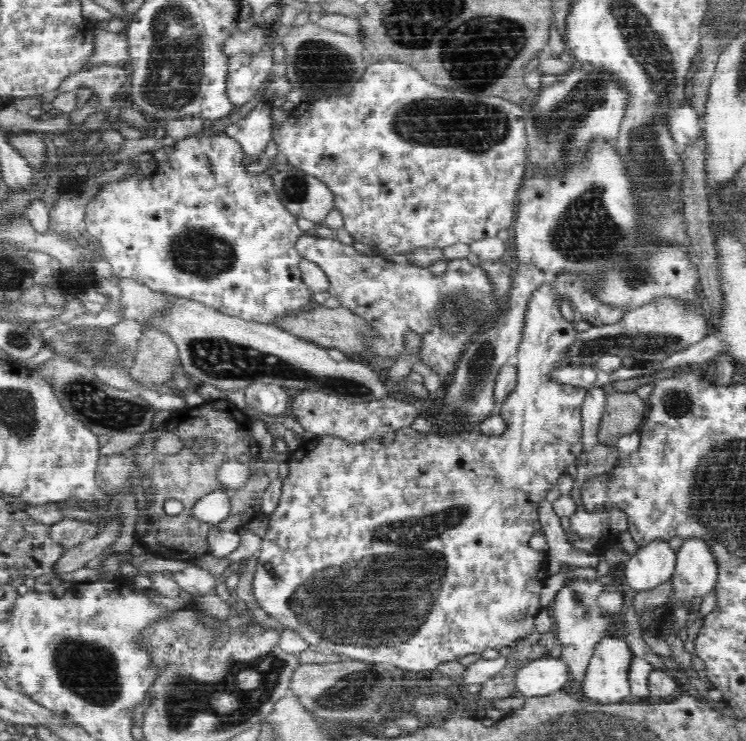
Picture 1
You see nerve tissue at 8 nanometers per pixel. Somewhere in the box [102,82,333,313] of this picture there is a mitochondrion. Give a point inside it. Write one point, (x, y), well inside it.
(200, 252)

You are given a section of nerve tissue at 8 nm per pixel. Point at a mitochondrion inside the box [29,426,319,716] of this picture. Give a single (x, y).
(88, 669)

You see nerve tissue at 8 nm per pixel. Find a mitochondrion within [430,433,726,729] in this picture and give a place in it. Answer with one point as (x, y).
(577, 597)

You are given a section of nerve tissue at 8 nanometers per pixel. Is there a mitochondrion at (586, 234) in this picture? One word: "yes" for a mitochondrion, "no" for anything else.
yes

